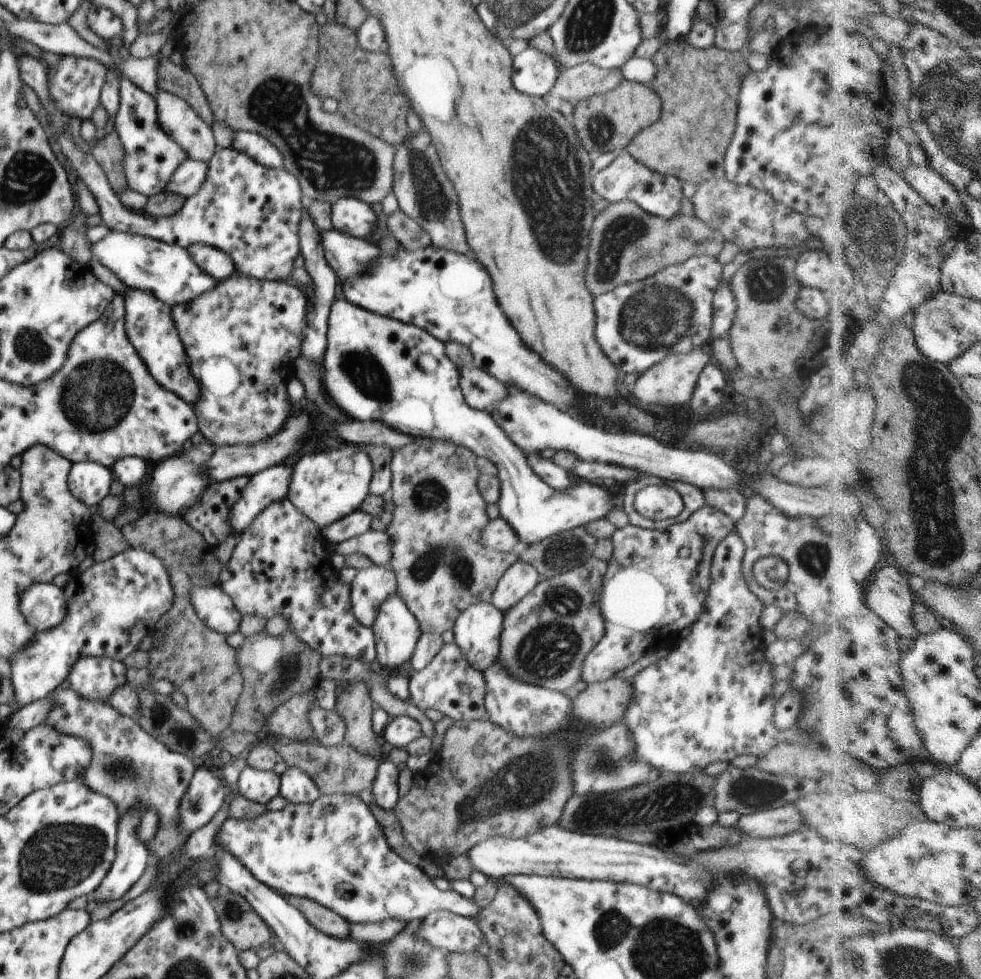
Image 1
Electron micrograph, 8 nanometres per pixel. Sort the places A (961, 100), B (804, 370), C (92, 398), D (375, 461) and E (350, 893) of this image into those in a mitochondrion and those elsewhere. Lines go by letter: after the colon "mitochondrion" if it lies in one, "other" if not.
A: mitochondrion
B: other
C: mitochondrion
D: other
E: other

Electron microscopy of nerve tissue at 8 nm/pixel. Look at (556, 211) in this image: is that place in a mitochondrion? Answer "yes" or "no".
yes

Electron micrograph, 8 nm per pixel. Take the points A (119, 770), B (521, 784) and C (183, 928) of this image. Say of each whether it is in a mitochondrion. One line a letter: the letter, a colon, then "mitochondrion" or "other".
A: mitochondrion
B: mitochondrion
C: mitochondrion

